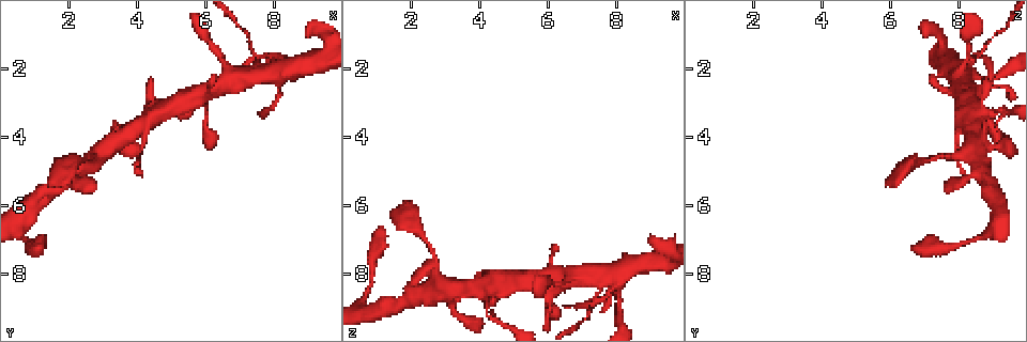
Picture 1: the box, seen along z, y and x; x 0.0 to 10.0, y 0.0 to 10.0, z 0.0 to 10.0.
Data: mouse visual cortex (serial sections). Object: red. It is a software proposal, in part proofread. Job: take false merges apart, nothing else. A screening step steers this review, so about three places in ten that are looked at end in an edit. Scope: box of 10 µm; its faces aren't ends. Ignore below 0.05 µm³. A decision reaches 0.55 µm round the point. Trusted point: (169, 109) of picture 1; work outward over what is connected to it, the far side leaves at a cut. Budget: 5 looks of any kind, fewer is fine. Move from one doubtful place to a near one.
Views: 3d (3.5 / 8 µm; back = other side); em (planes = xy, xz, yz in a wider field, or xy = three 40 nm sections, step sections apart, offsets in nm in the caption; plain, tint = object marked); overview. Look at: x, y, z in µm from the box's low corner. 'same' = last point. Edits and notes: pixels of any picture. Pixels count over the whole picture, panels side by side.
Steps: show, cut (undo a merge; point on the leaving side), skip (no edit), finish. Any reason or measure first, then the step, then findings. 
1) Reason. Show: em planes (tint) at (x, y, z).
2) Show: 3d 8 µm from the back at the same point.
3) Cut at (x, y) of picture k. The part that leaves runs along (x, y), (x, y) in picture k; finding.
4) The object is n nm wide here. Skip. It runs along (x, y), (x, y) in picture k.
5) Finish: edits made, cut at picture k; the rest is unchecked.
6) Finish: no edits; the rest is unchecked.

Small branch off a trunk. Show: 3d 3.5 µm at (5.95, 3.00, 8.40).

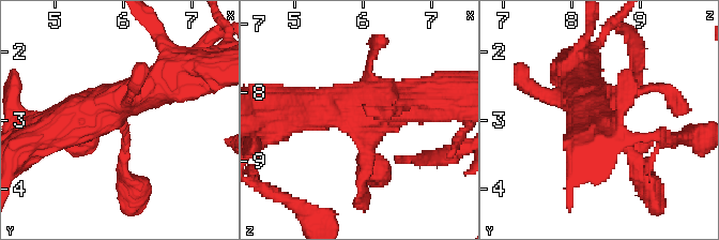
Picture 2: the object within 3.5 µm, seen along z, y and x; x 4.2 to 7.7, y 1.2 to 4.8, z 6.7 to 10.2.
Now the EM. Show: em planes (tint) at (5.95, 3.00, 8.45).

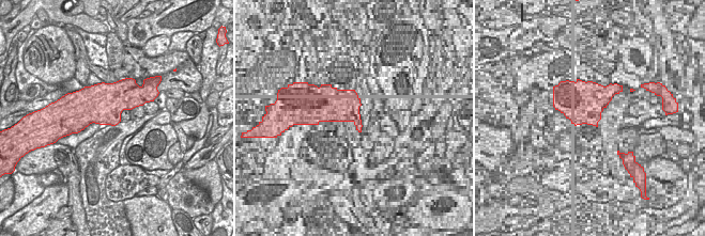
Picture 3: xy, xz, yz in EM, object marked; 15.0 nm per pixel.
Skip. It runs along (52, 133), (81, 113), (180, 77) in picture 2; all the same cell.

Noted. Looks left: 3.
Sharp bend. Show: 3d 3.5 µm from the back at (4.30, 3.25, 8.95).

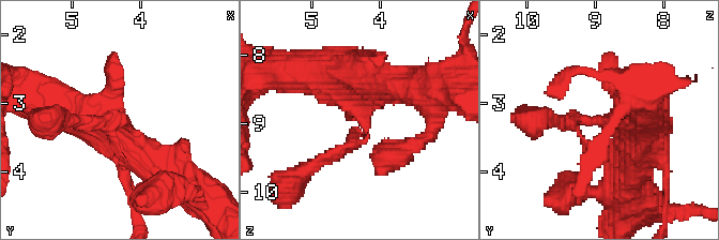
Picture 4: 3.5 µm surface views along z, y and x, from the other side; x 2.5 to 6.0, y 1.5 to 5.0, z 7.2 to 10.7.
Show: em xy step 3 (tint) at (4.25, 3.25, 9.00).

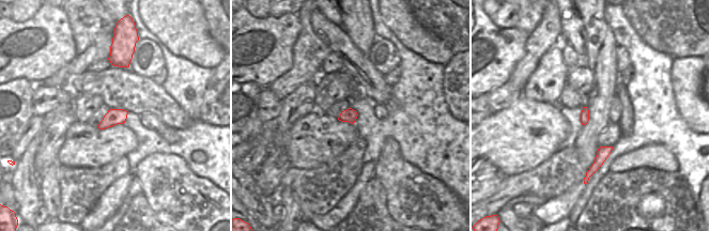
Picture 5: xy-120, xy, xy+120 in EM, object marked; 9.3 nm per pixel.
Skip. Continuous, no second cell.

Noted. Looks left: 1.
Finish: no edits; the rest is unchecked.

